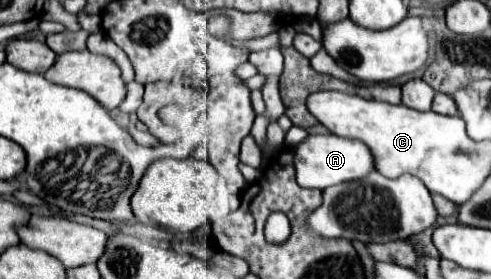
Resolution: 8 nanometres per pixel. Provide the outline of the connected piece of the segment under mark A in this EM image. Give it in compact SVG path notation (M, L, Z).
M315 134L307 136L303 142L299 142L295 148L295 172L297 172L297 184L303 188L319 188L325 190L327 186L347 182L347 180L357 180L373 172L373 156L371 150L359 142L359 140L349 140L333 134Z

